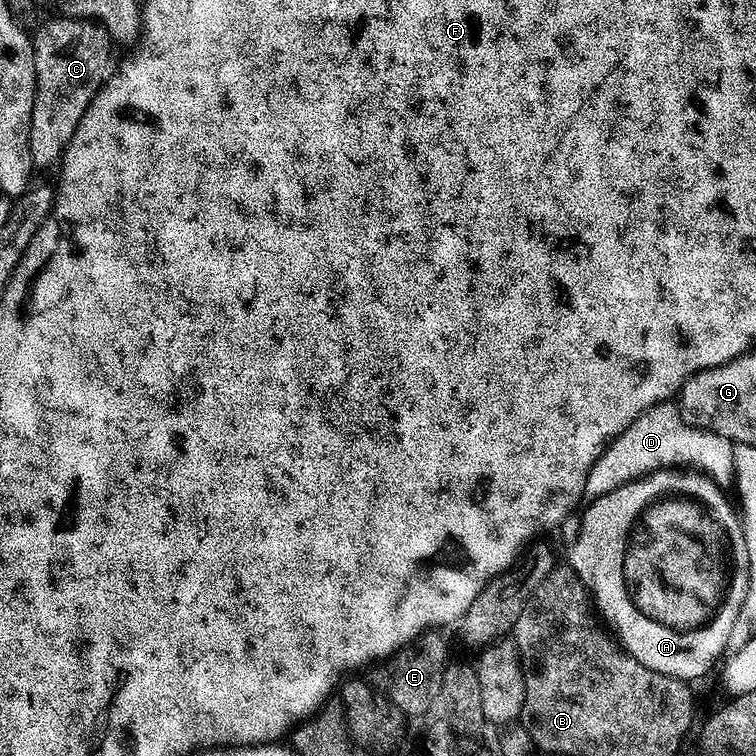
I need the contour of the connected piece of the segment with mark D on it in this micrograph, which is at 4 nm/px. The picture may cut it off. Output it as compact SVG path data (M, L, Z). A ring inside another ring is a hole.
M675 403L656 404L643 412L622 434L612 439L607 450L588 472L584 495L588 498L605 496L628 484L640 480L651 472L659 472L671 466L689 466L710 477L715 484L731 485L734 480L733 443L717 432L709 432L703 426L689 424Z

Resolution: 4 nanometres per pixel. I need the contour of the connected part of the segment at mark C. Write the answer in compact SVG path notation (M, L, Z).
M61 14L57 20L48 20L35 29L32 36L34 50L34 70L36 71L36 97L32 111L32 129L30 130L30 158L37 169L48 168L57 163L64 154L64 148L74 138L74 130L78 130L78 122L82 114L90 106L90 102L98 94L100 87L112 77L118 63L112 57L114 37L103 23L92 18L81 18L69 14Z

